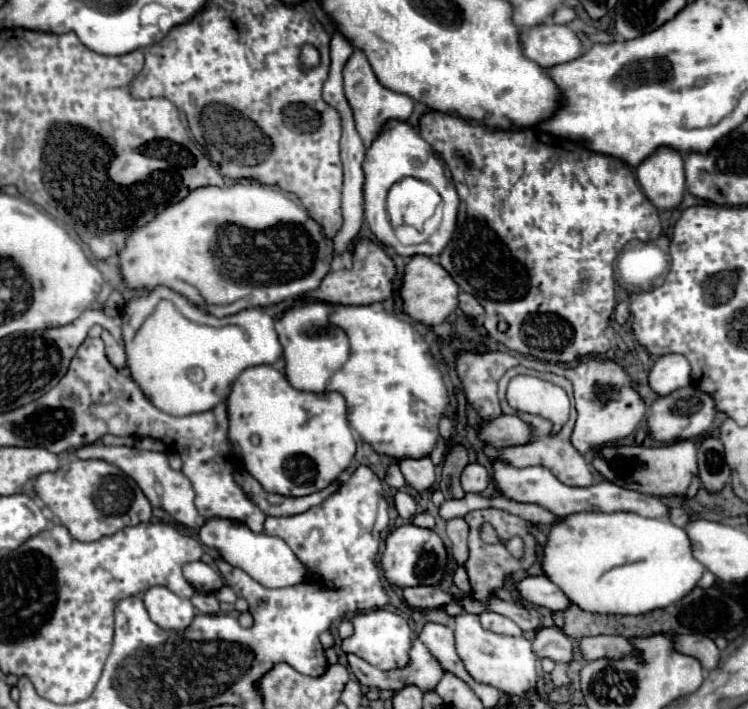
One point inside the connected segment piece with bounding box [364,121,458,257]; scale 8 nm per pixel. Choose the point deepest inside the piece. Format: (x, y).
(399, 152)

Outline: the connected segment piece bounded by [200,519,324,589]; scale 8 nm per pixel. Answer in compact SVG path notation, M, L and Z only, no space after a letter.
M210 519L200 529L200 541L208 547L218 549L224 561L228 561L234 567L240 567L264 587L278 589L278 587L292 587L300 583L314 583L320 587L324 585L324 579L318 573L310 571L280 537L272 537L266 533L252 533L244 523L228 521L228 519Z

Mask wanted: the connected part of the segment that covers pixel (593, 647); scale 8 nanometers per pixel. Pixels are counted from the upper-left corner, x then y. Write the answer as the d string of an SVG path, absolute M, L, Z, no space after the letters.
M598 635L598 637L584 637L578 643L578 649L586 661L602 659L602 657L614 657L620 659L624 657L632 647L628 639L624 637L614 637L614 635Z

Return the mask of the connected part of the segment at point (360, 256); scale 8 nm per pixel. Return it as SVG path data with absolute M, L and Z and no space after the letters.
M360 239L354 247L354 267L352 271L336 271L336 273L328 273L328 277L324 277L322 285L308 293L308 297L312 299L320 299L326 303L340 303L340 305L370 305L370 303L378 303L384 301L392 295L392 277L396 275L396 267L394 261L384 253L384 249L380 245L376 245L374 241L368 239Z

